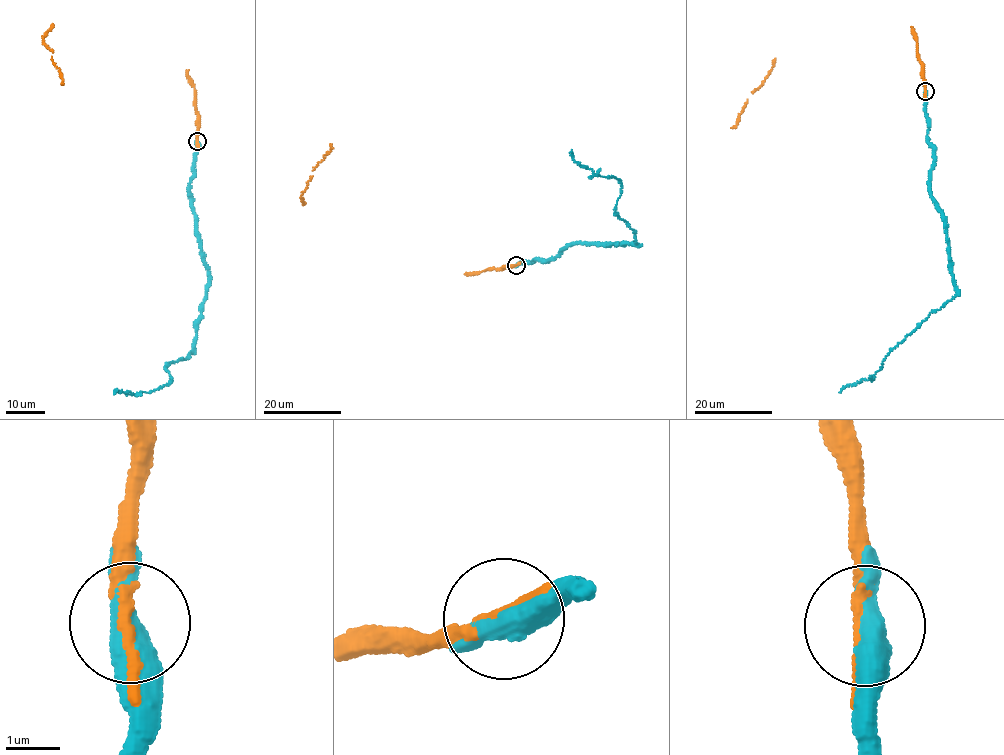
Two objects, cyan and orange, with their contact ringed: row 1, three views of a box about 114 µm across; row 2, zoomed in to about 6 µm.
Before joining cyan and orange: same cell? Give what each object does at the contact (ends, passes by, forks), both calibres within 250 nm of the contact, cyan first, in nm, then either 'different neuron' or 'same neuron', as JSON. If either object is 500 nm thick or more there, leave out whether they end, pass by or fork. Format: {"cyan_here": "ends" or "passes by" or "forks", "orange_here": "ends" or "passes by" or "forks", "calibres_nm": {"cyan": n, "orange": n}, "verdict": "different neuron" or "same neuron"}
{"cyan_here": "passes by", "orange_here": "passes by", "calibres_nm": {"cyan": 440, "orange": 200}, "verdict": "same neuron"}

